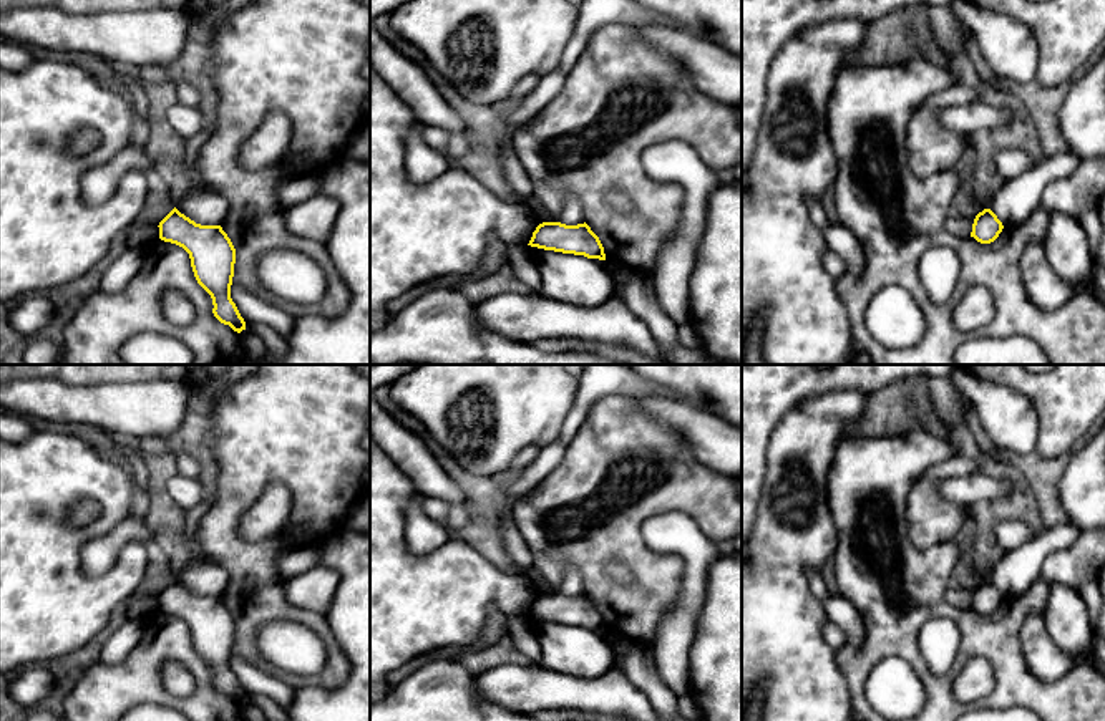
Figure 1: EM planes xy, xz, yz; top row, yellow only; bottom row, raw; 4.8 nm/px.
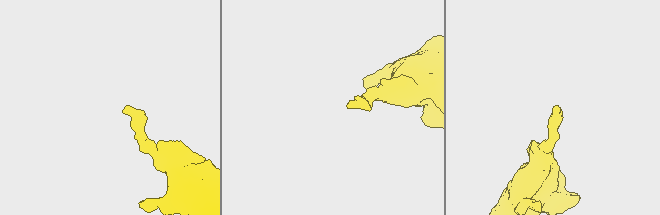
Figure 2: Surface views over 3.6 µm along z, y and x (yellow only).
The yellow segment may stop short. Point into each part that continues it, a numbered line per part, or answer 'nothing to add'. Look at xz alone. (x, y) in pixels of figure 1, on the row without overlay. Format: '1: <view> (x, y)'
nothing to add

